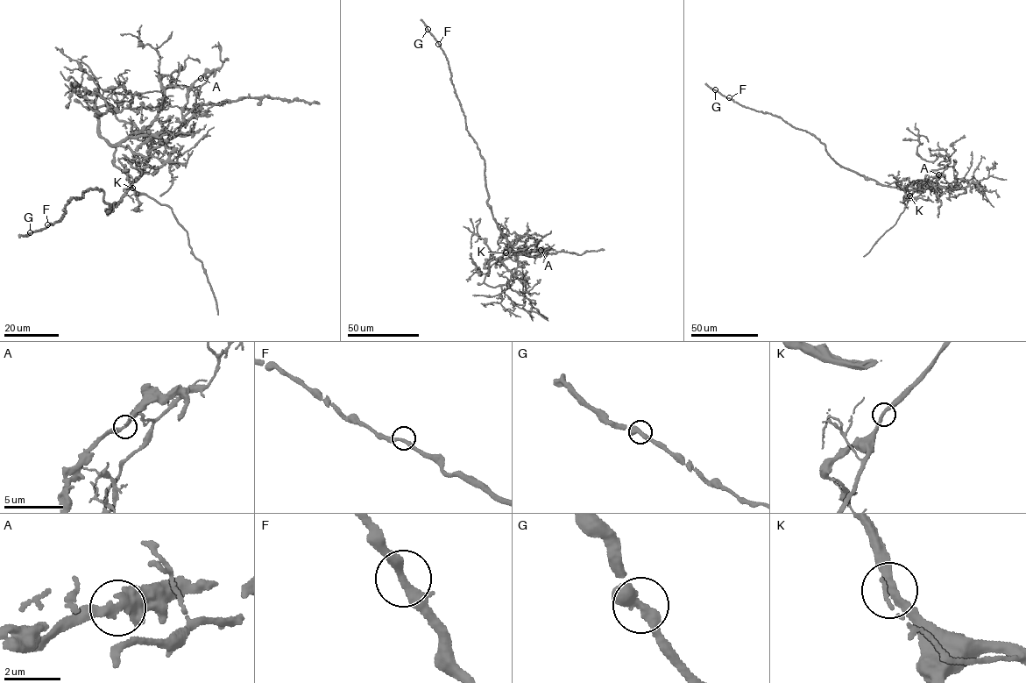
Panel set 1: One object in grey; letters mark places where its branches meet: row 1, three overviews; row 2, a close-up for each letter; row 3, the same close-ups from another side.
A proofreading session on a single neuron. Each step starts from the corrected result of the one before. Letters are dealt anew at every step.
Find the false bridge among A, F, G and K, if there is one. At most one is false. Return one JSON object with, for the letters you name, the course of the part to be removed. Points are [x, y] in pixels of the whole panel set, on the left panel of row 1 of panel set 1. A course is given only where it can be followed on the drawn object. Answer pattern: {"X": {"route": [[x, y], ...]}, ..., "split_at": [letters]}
{"A": {"route": [[201, 78], [181, 124], [113, 209], [90, 189], [60, 221], [18, 237]]}, "split_at": ["A"]}

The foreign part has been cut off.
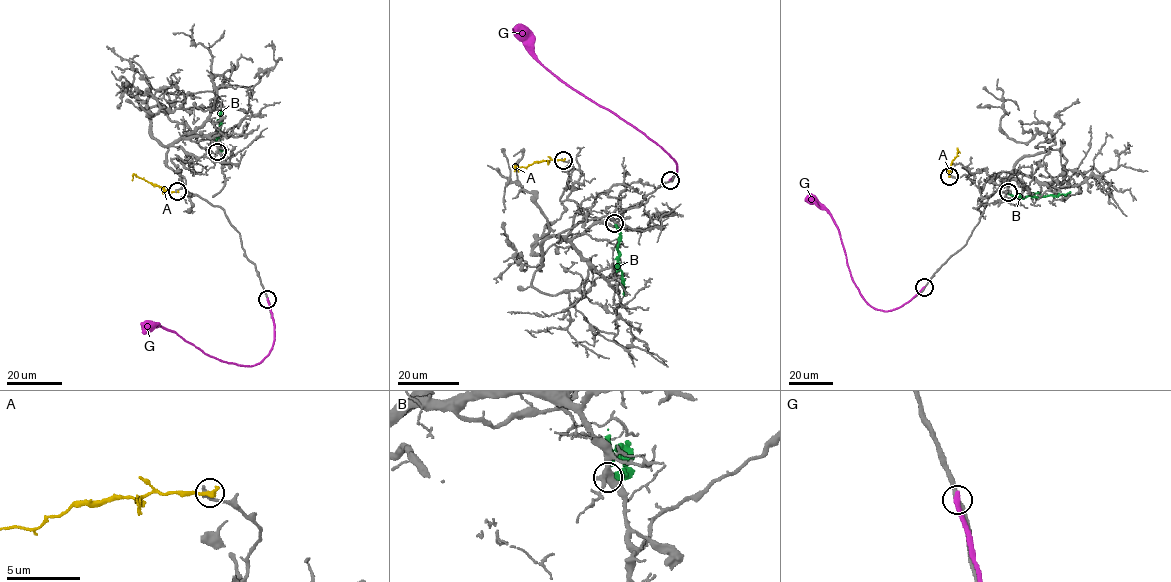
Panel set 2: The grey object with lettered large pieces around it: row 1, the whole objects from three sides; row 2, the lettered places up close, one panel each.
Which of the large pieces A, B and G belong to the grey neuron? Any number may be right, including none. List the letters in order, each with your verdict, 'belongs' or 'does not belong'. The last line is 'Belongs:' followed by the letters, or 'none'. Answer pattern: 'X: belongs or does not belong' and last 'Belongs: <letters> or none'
A: does not belong
B: does not belong
G: does not belong
Belongs: none

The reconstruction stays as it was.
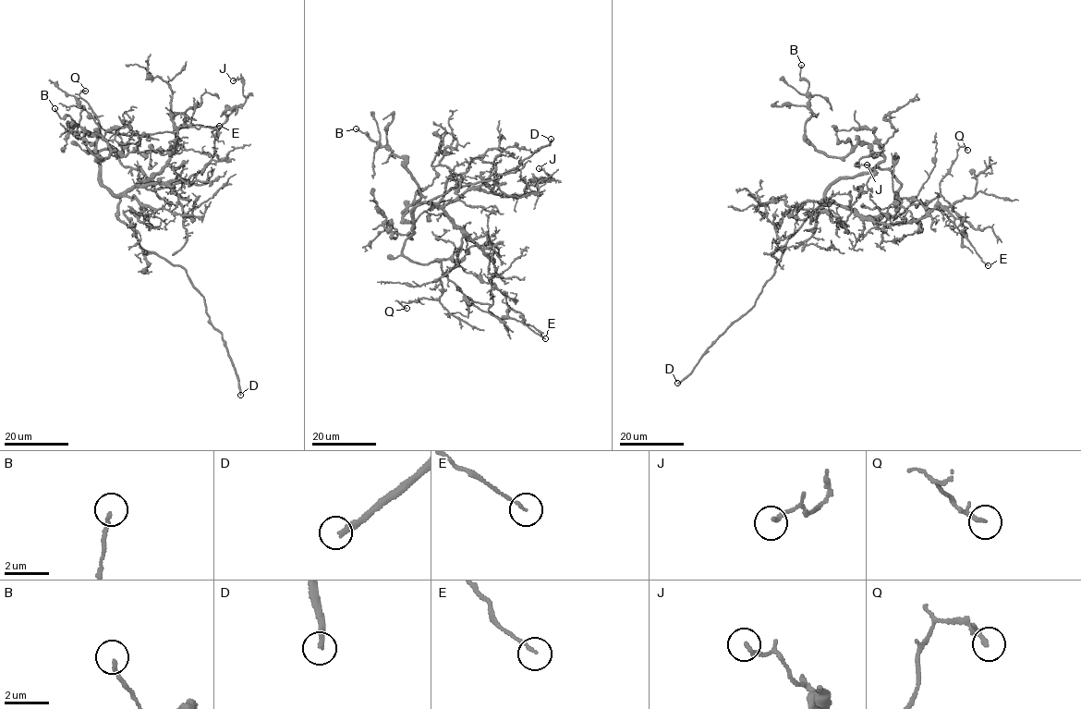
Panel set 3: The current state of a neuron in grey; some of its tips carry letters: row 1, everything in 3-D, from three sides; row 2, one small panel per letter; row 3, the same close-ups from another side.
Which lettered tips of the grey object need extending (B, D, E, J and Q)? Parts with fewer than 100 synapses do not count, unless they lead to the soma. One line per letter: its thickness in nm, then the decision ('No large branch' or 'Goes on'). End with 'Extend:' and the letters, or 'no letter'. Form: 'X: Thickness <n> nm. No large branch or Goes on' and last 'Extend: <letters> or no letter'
B: Thickness 140 nm. No large branch
D: Thickness 240 nm. Goes on
E: Thickness 110 nm. No large branch
J: Thickness 190 nm. No large branch
Q: Thickness 130 nm. No large branch
Extend: D

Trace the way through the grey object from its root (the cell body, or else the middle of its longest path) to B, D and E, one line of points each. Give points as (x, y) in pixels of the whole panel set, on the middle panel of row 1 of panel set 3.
B: (426, 202), (414, 208), (410, 238), (413, 226), (403, 217), (420, 198), (419, 184), (405, 159), (356, 128)
D: (426, 202), (431, 204), (432, 209), (431, 201), (449, 189), (516, 171), (520, 161), (549, 144), (551, 139)
E: (426, 202), (414, 208), (404, 256), (440, 262), (470, 304), (521, 321), (545, 338)

